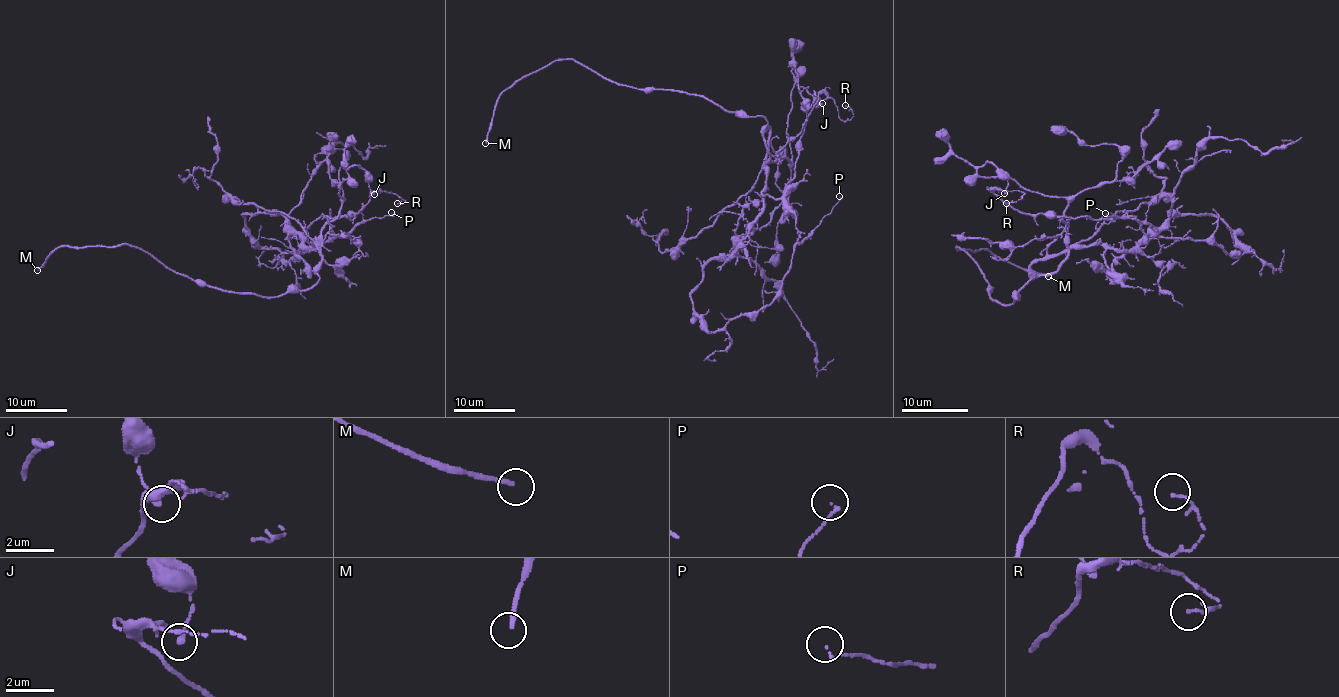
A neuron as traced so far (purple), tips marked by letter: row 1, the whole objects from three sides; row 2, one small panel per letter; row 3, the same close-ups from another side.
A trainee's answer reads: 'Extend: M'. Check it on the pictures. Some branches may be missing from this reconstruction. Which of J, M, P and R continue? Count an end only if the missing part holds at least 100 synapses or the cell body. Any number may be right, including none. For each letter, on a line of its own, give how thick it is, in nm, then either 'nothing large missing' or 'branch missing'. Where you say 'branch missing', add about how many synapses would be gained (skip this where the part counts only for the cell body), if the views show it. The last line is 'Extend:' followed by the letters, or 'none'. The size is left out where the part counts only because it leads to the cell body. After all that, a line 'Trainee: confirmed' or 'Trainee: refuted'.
J: 160 nm | nothing large missing
M: 180 nm | branch missing
P: 110 nm | nothing large missing
R: 100 nm | nothing large missing
Extend: M
Trainee: confirmed

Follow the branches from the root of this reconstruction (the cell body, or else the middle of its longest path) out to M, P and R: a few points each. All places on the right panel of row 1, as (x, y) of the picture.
M: (1072, 246), (1056, 271), (1031, 279), (1011, 304), (990, 296), (978, 264), (956, 248), (988, 249), (1048, 276)
P: (1072, 246), (1134, 249), (1180, 213), (1215, 215), (1253, 251), (1236, 256), (1162, 238), (1105, 213)
R: (1072, 246), (1132, 249), (1144, 231), (1132, 216), (1026, 215), (993, 191), (1023, 193), (1006, 203)

